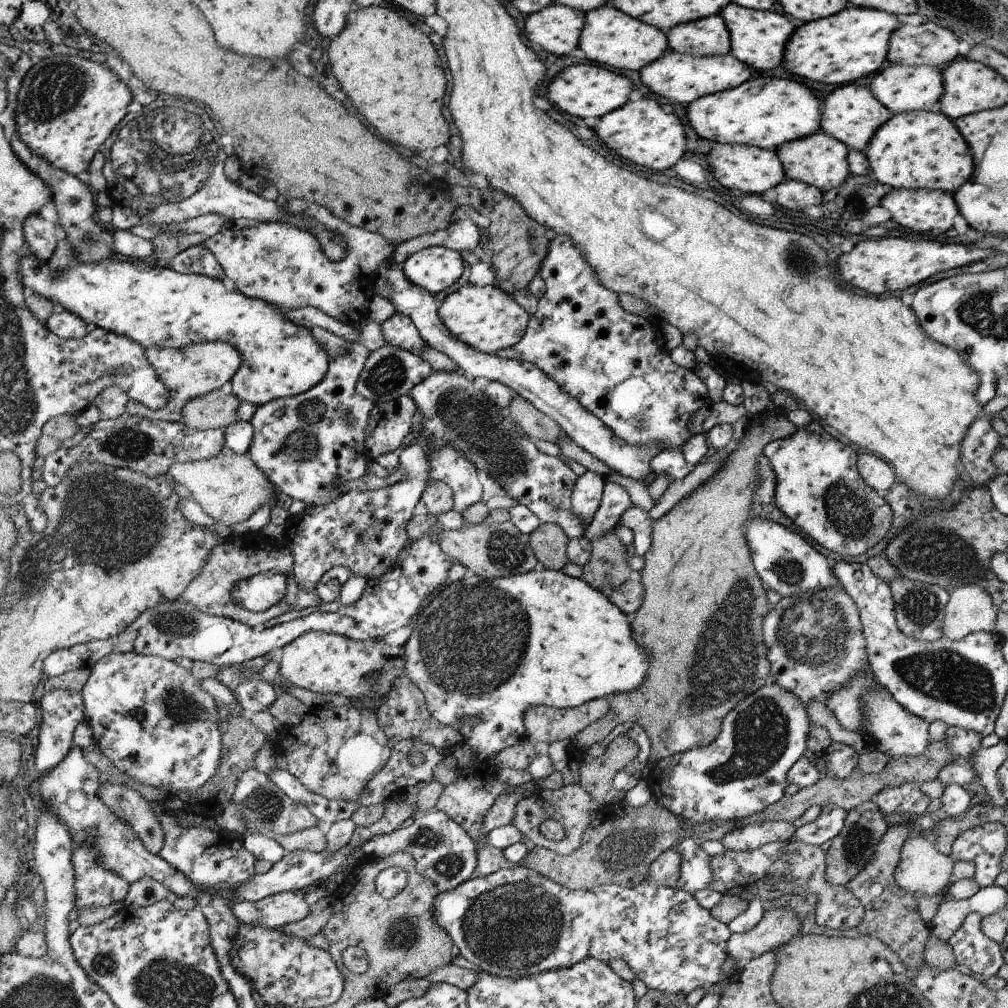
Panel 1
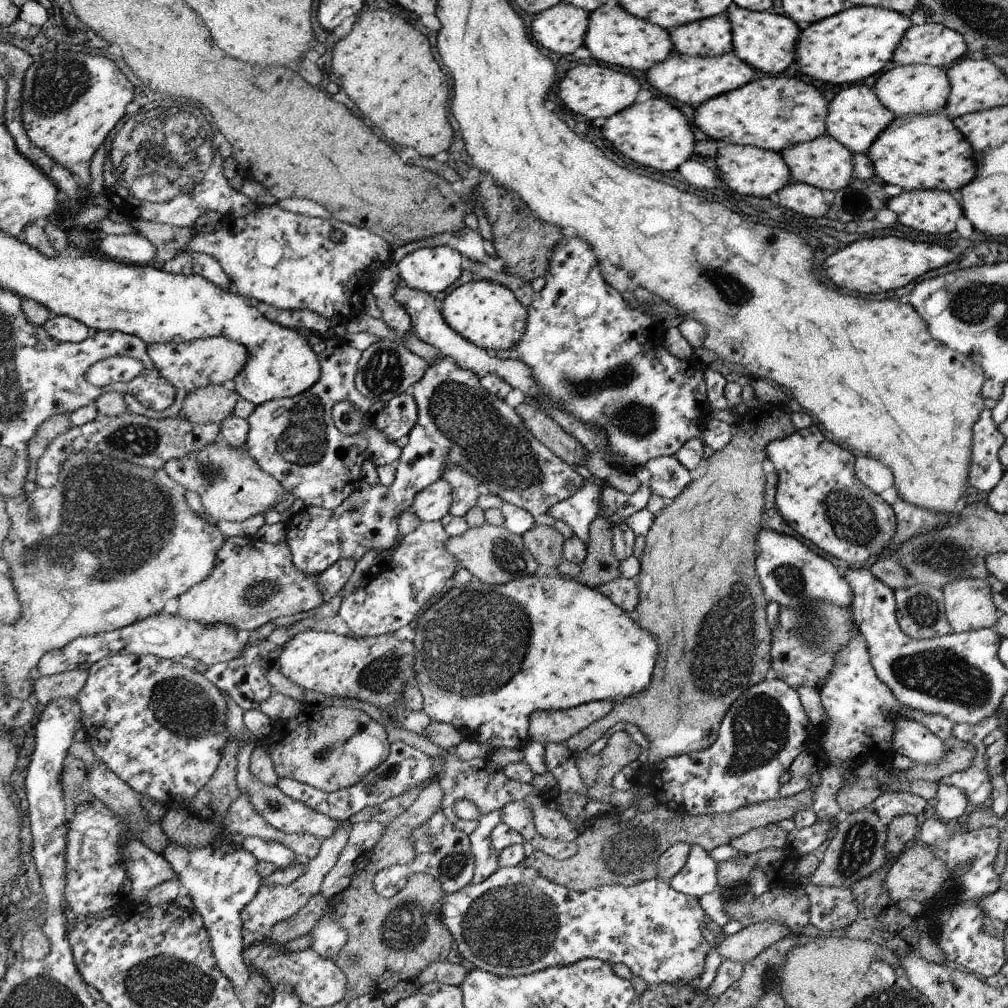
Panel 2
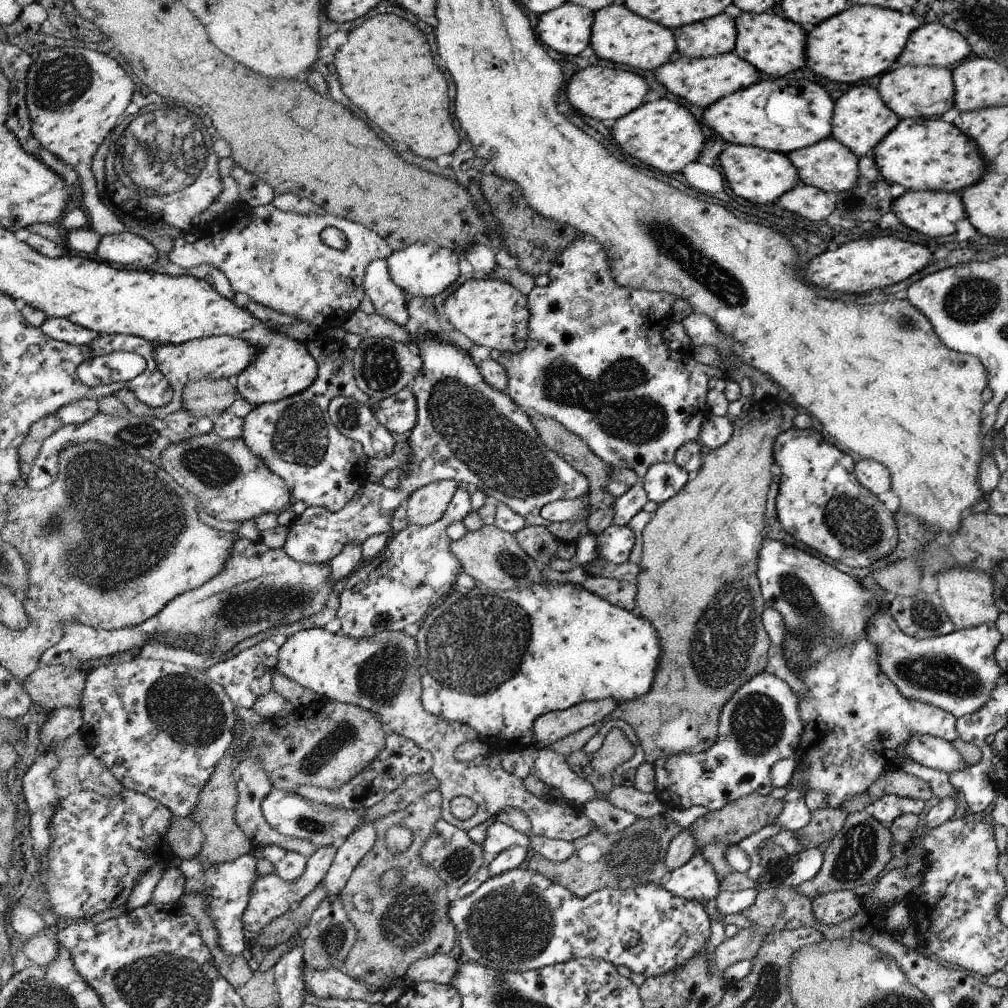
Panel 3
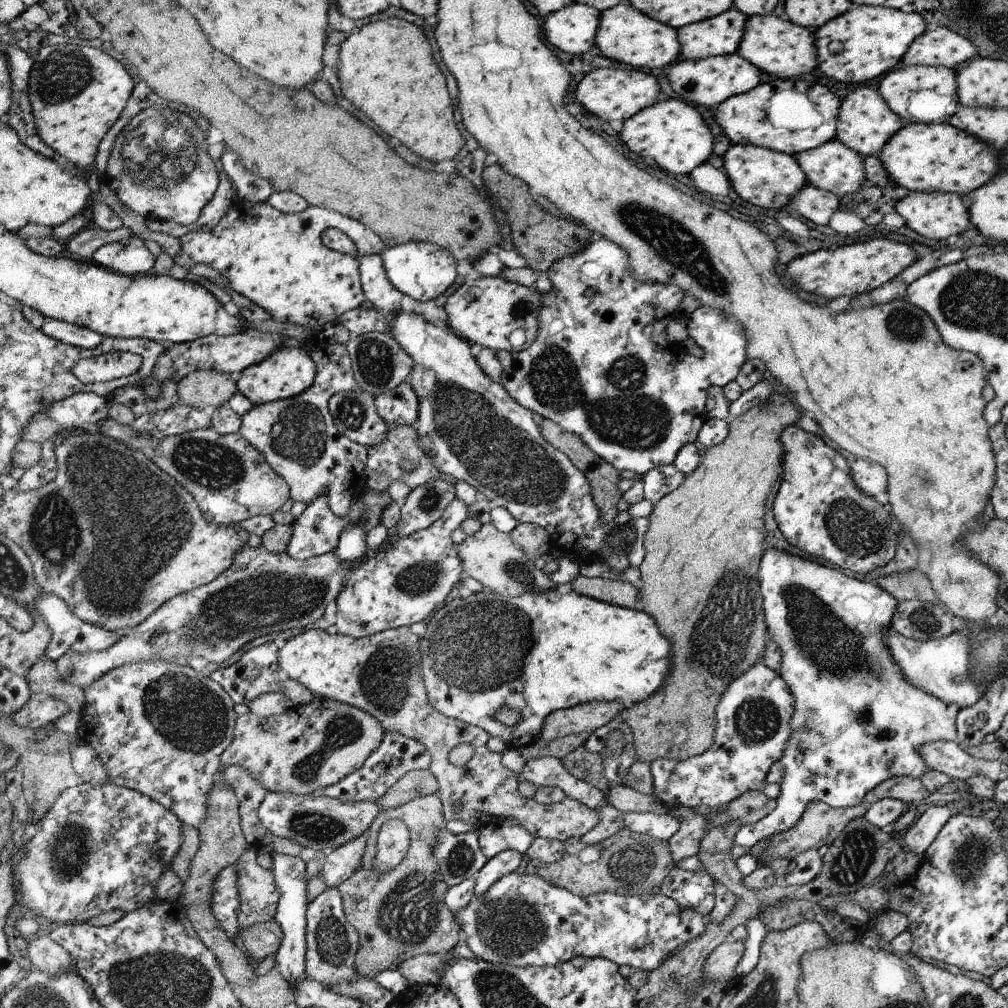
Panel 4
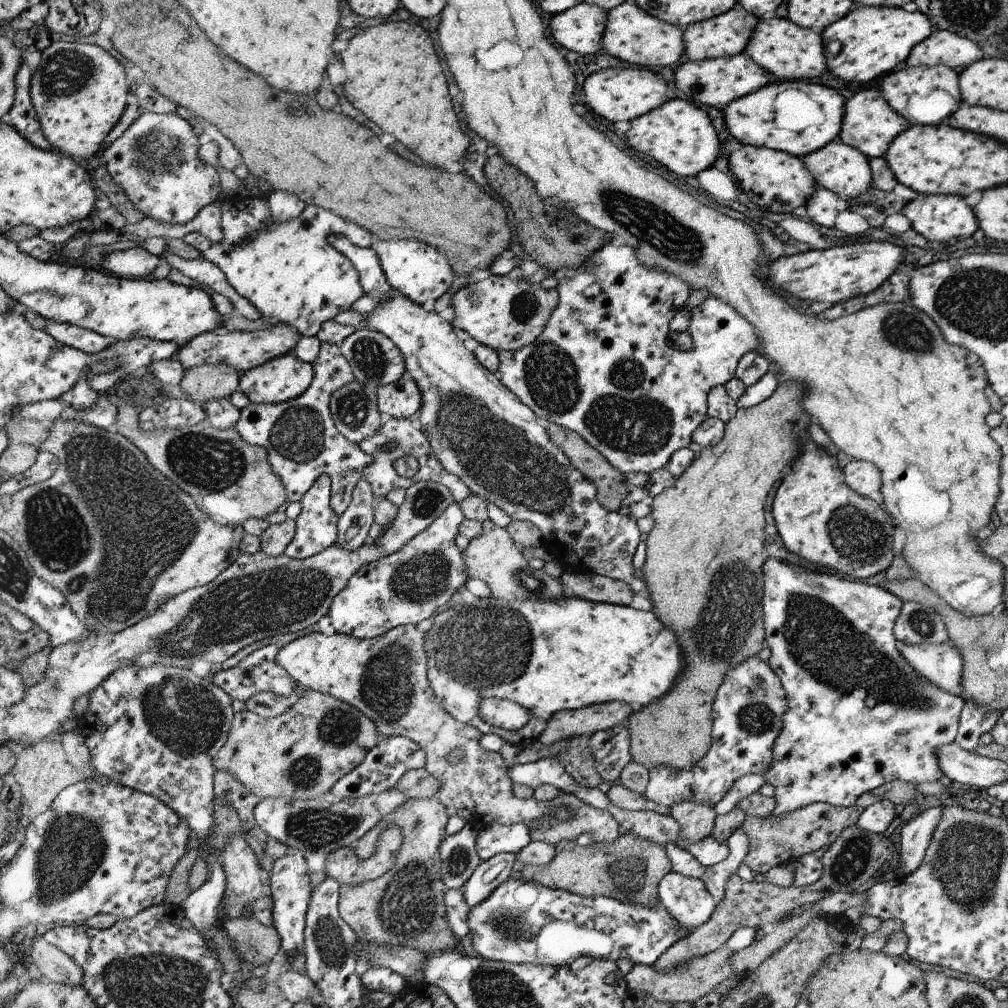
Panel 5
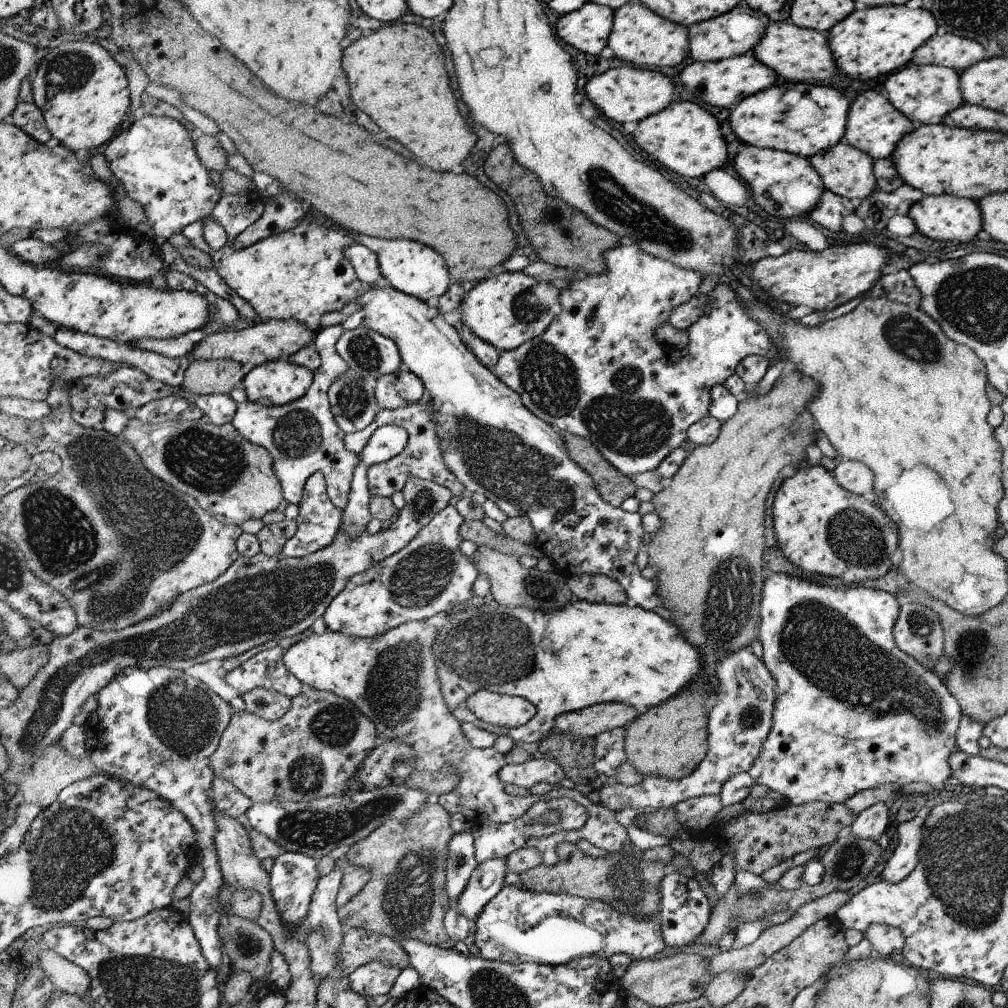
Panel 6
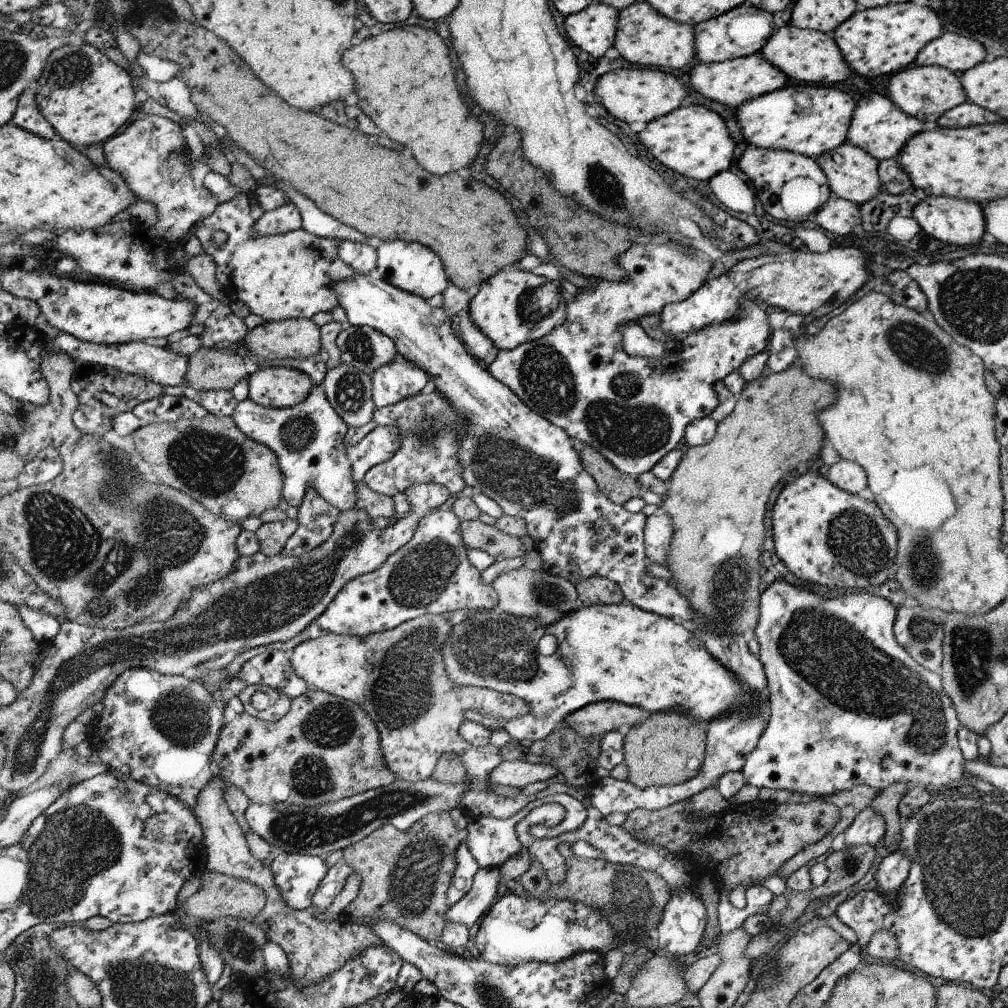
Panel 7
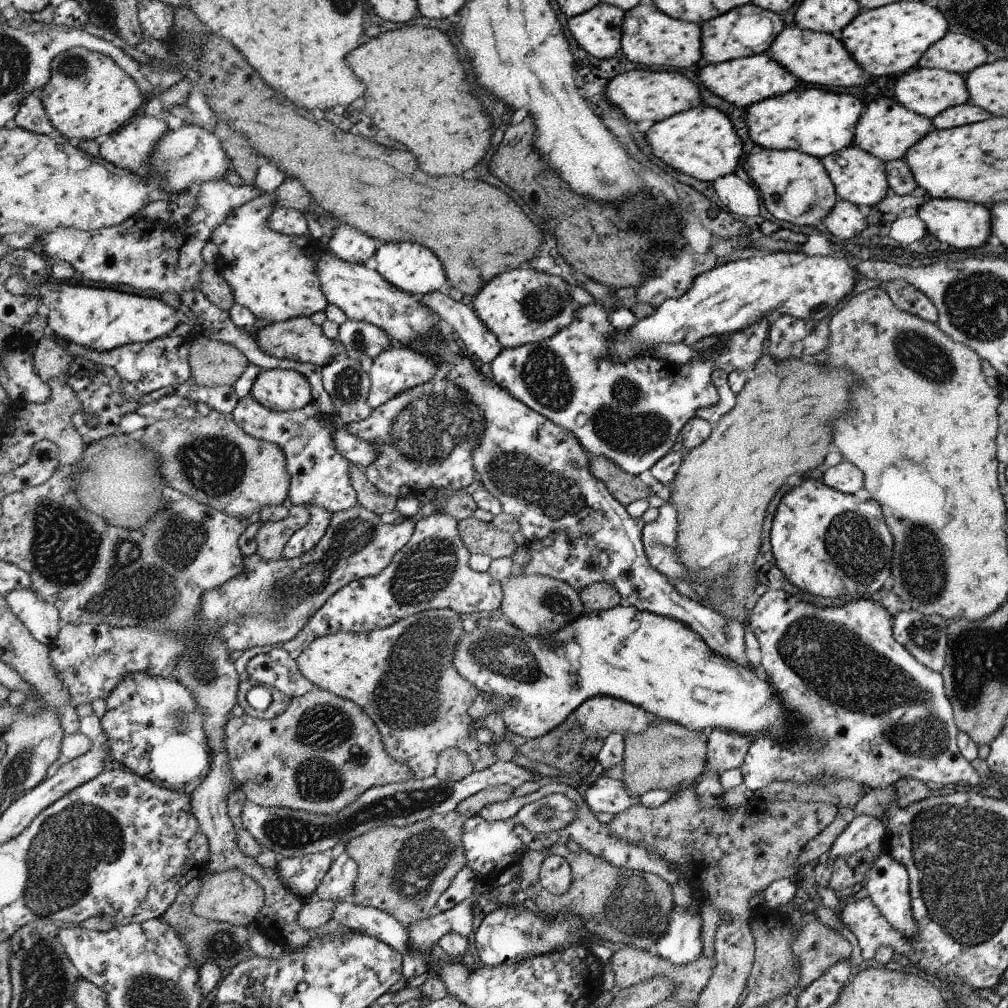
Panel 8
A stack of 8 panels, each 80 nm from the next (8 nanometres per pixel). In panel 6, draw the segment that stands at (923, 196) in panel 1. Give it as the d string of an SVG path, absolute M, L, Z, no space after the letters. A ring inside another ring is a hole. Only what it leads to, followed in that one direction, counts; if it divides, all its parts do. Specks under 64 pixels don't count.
M925 195L910 208L908 217L916 224L917 232L932 240L942 242L970 242L982 231L980 210L972 199L951 195Z

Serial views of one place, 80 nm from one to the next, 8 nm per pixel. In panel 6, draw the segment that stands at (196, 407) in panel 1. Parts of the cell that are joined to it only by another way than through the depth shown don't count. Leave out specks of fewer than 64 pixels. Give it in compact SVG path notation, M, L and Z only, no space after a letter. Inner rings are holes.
M229 359L193 360L183 385L192 394L231 394L246 376L242 364Z

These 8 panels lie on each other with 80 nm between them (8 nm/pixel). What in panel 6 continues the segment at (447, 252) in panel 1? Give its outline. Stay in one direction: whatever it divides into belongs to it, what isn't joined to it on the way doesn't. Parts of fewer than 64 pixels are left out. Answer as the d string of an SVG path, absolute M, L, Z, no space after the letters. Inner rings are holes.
M352 231L354 242L366 246L369 250L379 256L379 270L383 275L384 282L391 285L395 290L423 299L424 302L436 296L442 296L450 286L447 264L438 251L424 243L412 239L390 239L384 240L376 237L368 238L365 235L356 236Z

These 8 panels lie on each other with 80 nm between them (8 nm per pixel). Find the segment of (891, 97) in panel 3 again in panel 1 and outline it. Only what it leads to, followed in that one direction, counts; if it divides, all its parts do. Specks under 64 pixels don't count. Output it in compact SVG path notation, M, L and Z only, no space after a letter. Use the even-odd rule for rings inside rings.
M886 64L871 76L871 91L893 114L912 111L930 111L938 107L940 97L946 92L942 69L928 65Z

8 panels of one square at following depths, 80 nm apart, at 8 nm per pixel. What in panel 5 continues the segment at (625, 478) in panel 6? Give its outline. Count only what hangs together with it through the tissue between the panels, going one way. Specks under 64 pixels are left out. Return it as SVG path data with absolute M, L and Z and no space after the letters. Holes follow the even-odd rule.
M550 423L548 426L548 434L550 435L552 442L559 446L564 451L564 454L570 459L570 461L580 470L583 474L591 480L596 490L598 491L599 503L610 512L618 512L620 509L620 502L628 496L630 488L626 487L626 474L616 467L613 467L608 462L607 458L604 458L603 454L600 454L599 450L591 445L583 437L583 435L576 434L576 432L565 429L557 424Z

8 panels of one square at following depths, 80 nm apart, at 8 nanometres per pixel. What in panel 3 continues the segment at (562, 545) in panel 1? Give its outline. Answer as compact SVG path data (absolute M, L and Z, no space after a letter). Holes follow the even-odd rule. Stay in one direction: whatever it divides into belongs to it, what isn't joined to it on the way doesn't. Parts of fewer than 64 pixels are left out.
M527 525L513 533L520 546L536 564L549 565L554 558L560 543L541 525Z

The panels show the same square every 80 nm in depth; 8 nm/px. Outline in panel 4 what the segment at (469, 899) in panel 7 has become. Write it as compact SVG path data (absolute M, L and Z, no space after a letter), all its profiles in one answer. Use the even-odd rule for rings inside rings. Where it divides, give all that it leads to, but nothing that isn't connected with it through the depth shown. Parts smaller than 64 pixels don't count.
M507 850L499 852L495 857L488 860L478 872L476 878L474 897L481 895L486 889L490 888L494 881L497 881L501 876L516 871L521 865L524 854L517 850Z

